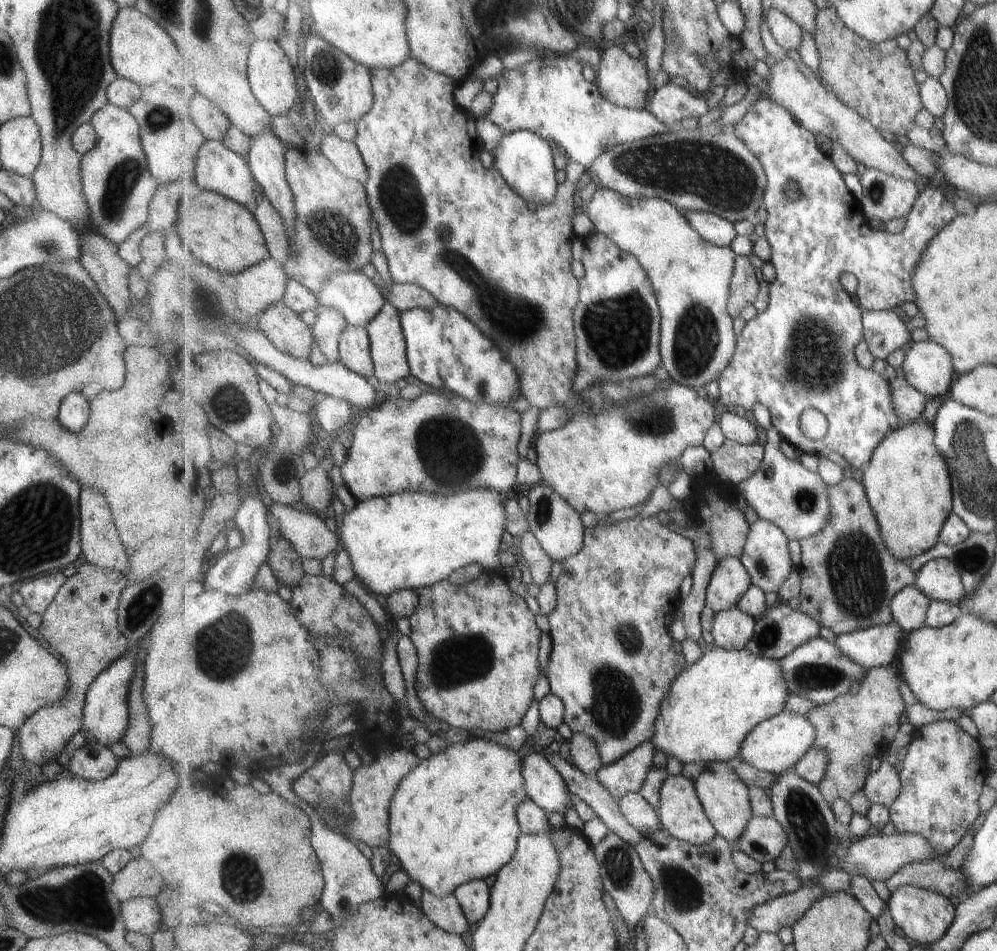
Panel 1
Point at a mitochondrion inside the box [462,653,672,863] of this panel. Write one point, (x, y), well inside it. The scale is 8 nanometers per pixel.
(617, 706)

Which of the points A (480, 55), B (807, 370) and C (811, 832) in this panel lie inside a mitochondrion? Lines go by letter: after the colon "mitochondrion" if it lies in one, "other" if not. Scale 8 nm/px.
A: other
B: mitochondrion
C: mitochondrion

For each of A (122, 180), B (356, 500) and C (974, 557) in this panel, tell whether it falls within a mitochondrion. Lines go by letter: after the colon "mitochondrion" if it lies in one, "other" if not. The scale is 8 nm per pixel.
A: mitochondrion
B: other
C: mitochondrion

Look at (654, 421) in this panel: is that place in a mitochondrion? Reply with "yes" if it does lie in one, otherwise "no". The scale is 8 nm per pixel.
yes

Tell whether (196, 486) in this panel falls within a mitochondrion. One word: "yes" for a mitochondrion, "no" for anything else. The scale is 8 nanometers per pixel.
no

